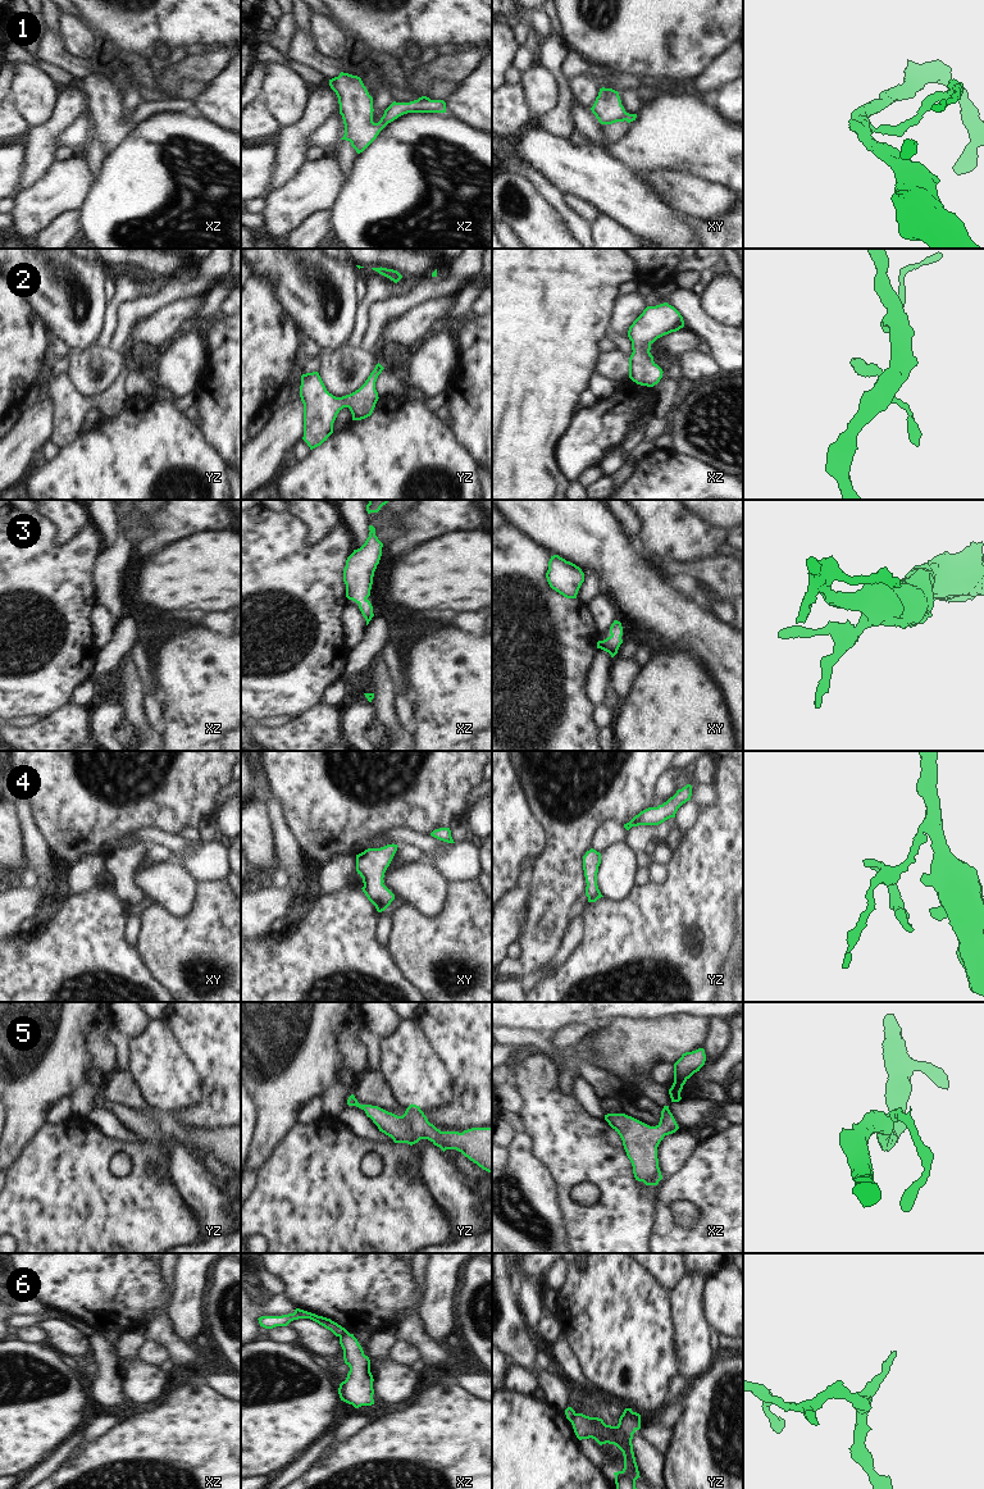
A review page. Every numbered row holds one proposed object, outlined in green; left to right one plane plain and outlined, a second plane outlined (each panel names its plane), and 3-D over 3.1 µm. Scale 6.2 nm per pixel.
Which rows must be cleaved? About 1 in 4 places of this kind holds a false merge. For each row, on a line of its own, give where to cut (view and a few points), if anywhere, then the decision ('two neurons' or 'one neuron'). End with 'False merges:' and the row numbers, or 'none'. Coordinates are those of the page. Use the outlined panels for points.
1: no cut | one neuron
2: no cut | one neuron
3: no cut | one neuron
4: no cut | one neuron
5: no cut | one neuron
6: xz (347, 1332), (340, 1337) | two neurons
False merges: 6

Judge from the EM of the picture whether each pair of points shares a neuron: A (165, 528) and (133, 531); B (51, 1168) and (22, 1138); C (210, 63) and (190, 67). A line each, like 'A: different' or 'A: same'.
A: different
B: different
C: same

